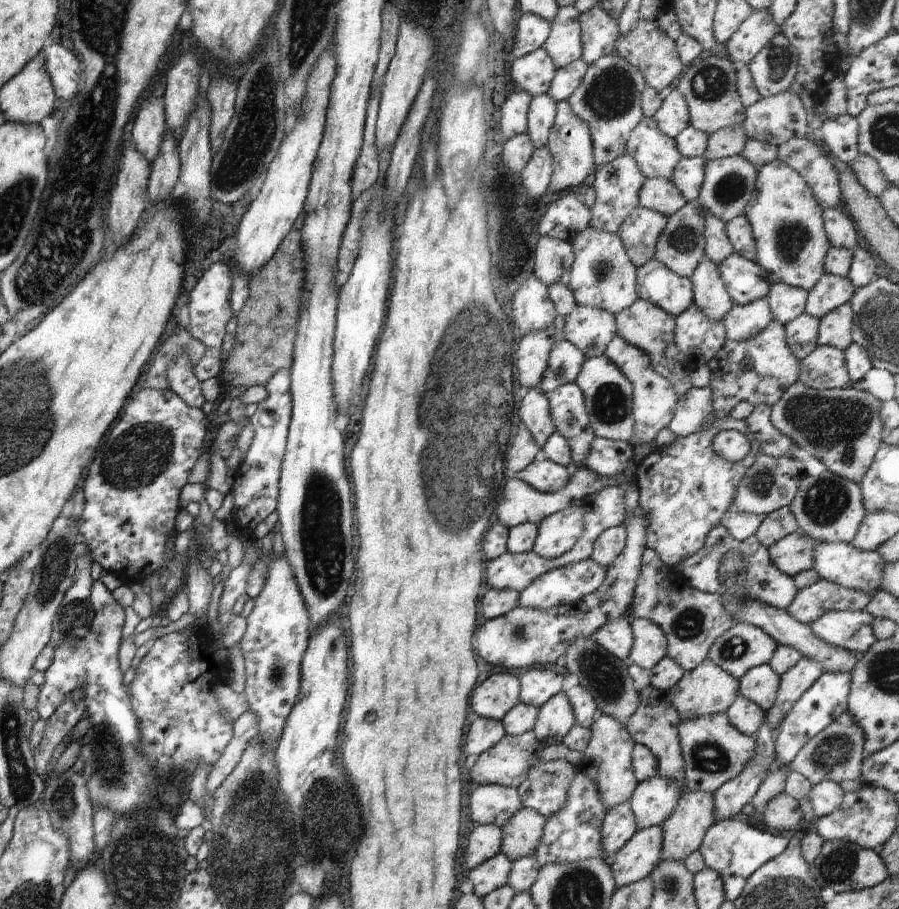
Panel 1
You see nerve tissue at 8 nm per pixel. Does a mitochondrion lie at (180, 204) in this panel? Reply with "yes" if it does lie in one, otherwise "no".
no

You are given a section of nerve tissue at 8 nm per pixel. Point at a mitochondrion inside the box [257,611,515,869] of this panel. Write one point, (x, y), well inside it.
(325, 790)

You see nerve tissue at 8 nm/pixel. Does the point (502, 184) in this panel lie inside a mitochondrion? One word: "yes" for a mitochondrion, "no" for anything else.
no

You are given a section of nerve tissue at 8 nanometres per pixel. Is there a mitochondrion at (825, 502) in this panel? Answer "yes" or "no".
yes

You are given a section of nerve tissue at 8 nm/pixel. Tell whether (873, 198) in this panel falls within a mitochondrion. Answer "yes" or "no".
no

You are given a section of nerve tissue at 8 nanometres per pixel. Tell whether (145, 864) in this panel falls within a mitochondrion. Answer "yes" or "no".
yes

